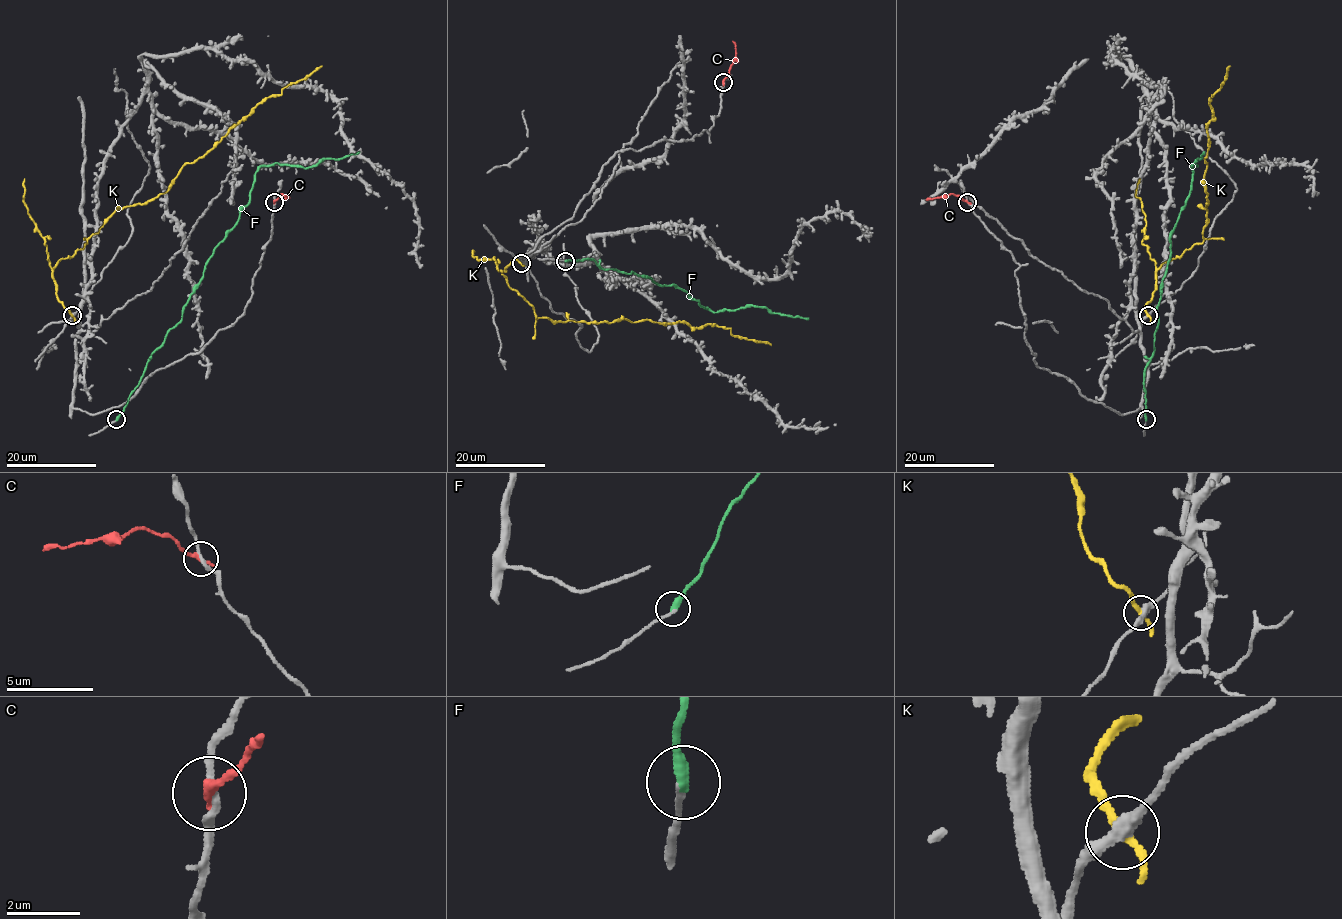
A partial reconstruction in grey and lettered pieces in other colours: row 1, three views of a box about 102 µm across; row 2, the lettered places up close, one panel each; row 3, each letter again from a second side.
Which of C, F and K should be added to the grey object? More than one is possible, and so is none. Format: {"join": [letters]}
{"join": ["F"]}

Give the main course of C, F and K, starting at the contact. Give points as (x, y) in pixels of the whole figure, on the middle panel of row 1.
C: (723, 82), (735, 57), (733, 41)
F: (566, 260), (592, 258), (602, 268), (676, 285), (715, 312), (765, 307), (808, 319)
K: (520, 263), (514, 259), (501, 273), (533, 307), (536, 318), (715, 324), (771, 345)

